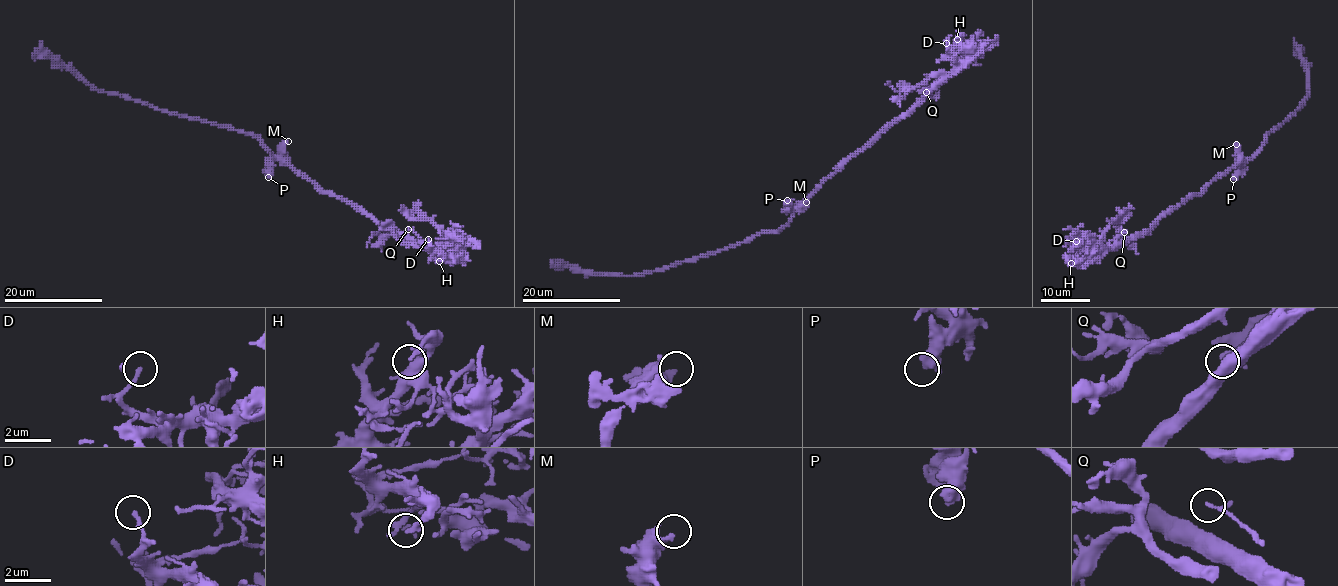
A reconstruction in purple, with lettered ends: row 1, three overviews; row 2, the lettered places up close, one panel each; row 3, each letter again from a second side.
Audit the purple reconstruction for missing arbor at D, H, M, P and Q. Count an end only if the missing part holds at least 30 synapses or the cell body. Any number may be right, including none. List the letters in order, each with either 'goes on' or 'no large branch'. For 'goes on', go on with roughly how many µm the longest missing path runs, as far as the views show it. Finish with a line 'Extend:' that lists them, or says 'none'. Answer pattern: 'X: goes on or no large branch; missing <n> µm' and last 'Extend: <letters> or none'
D: no large branch
H: no large branch
M: no large branch
P: no large branch
Q: no large branch
Extend: none

